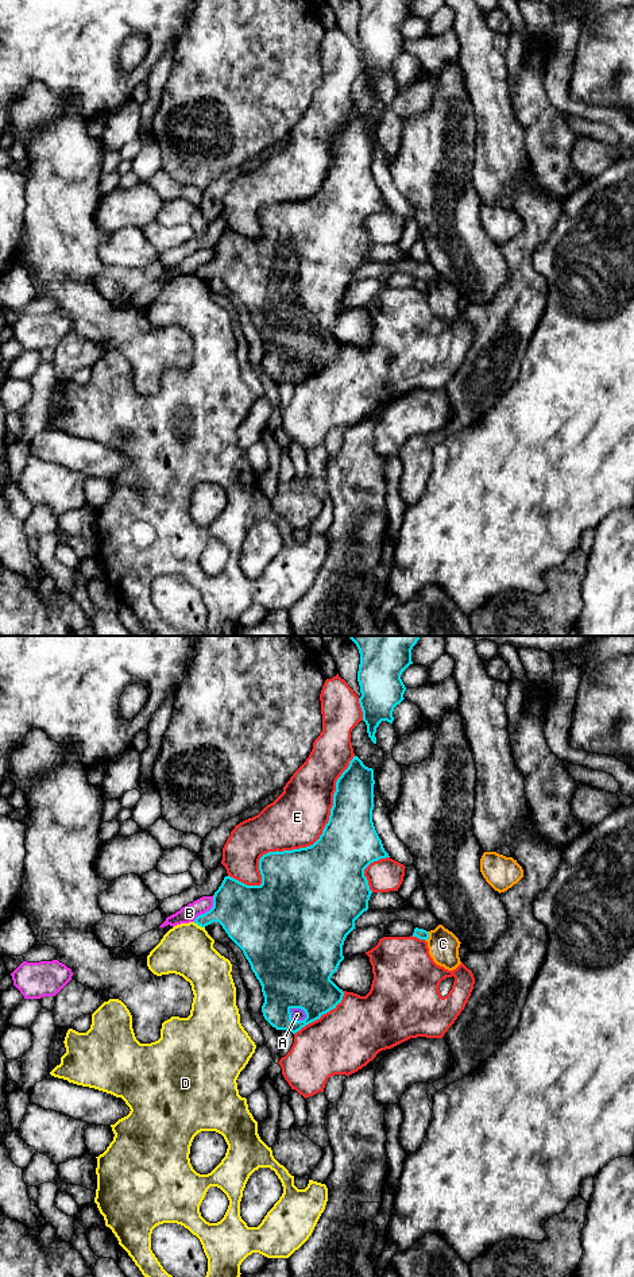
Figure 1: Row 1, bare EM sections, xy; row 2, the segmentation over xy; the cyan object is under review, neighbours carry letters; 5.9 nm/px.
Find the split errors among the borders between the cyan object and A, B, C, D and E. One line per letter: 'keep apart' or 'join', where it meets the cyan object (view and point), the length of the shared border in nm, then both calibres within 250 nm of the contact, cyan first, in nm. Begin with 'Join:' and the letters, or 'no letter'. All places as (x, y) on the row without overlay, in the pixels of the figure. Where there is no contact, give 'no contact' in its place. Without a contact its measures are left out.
Join: A
A: join; meets cyan in xy at (300, 359); contact 120 nm long; 460 nm thick on the cyan side, 80 nm on the other
B: keep apart; meets cyan in xy at (207, 263); contact 200 nm long; 340 nm thick on the cyan side, 100 nm on the other
C: keep apart; meets cyan in xy at (428, 288); contact 60 nm long; 60 nm thick on the cyan side, 180 nm on the other
D: keep apart; meets cyan in xy at (198, 277); contact 80 nm long; 280 nm thick on the cyan side, 320 nm on the other
E: keep apart; meets cyan in xy at (301, 200); contact 1050 nm long; 500 nm thick on the cyan side, 340 nm on the other

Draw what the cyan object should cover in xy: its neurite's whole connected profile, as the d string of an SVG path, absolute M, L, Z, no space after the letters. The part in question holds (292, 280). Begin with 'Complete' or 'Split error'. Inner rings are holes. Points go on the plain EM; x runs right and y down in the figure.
Split error. M353 108L336 134L329 173L320 190L306 200L263 207L259 212L260 238L247 238L225 228L213 247L213 259L194 271L194 275L201 279L219 274L228 289L243 302L262 337L263 369L277 382L295 386L336 360L343 352L343 342L330 329L344 312L343 297L347 288L356 281L355 273L368 262L372 243L364 221L374 213L390 209L372 174L374 136L374 121Z

